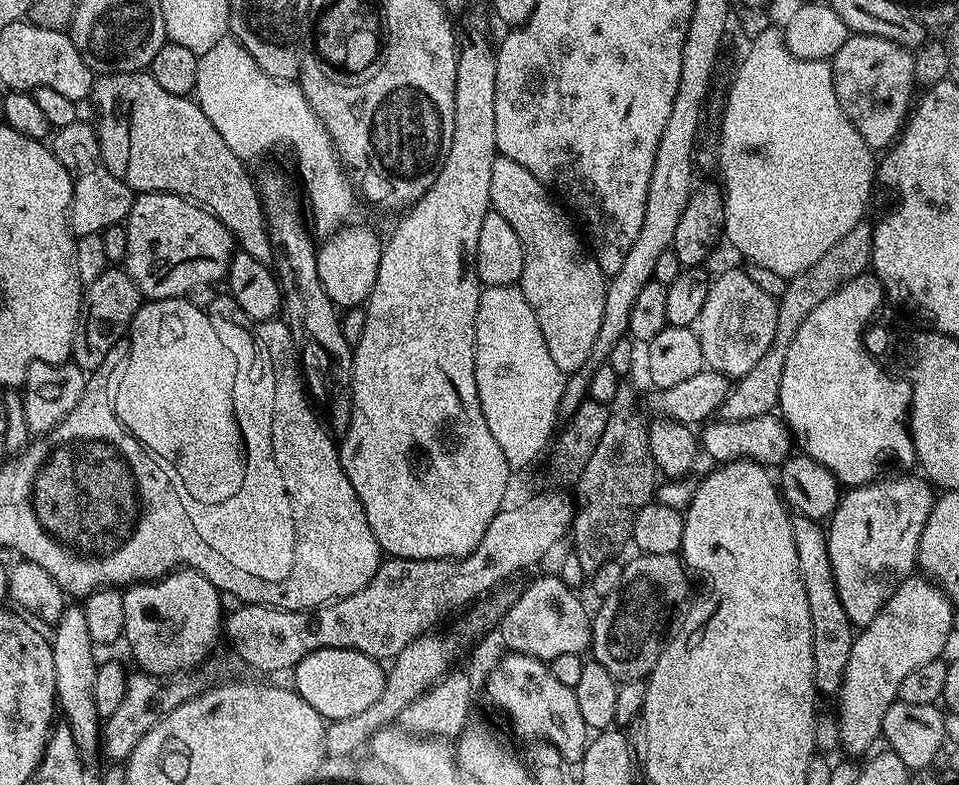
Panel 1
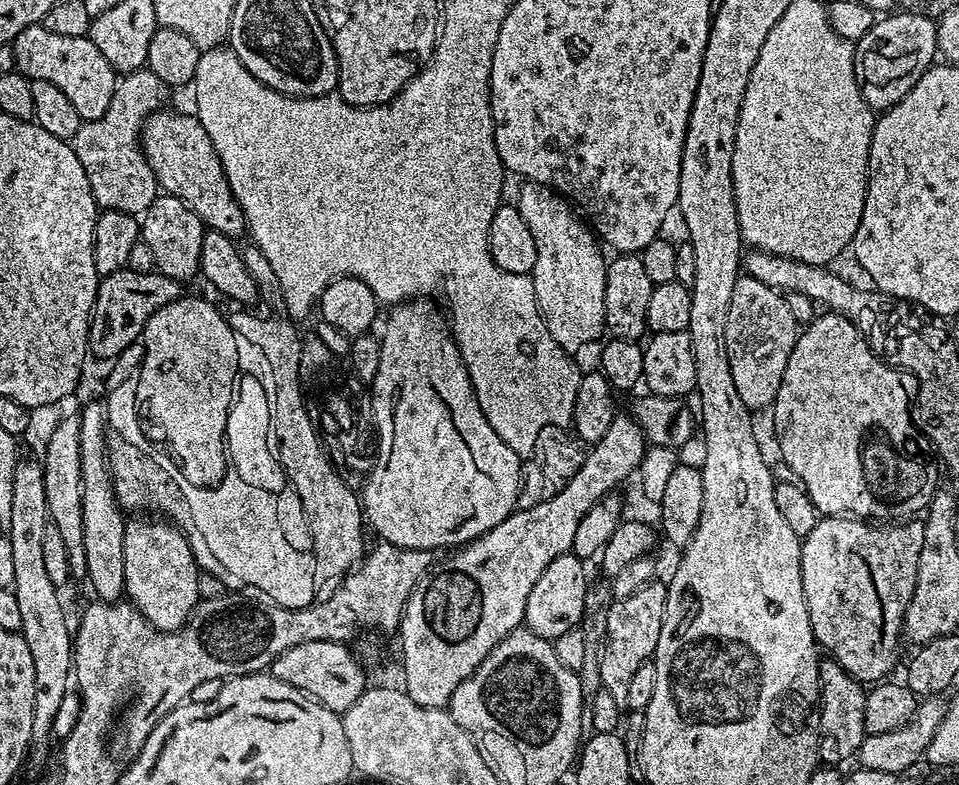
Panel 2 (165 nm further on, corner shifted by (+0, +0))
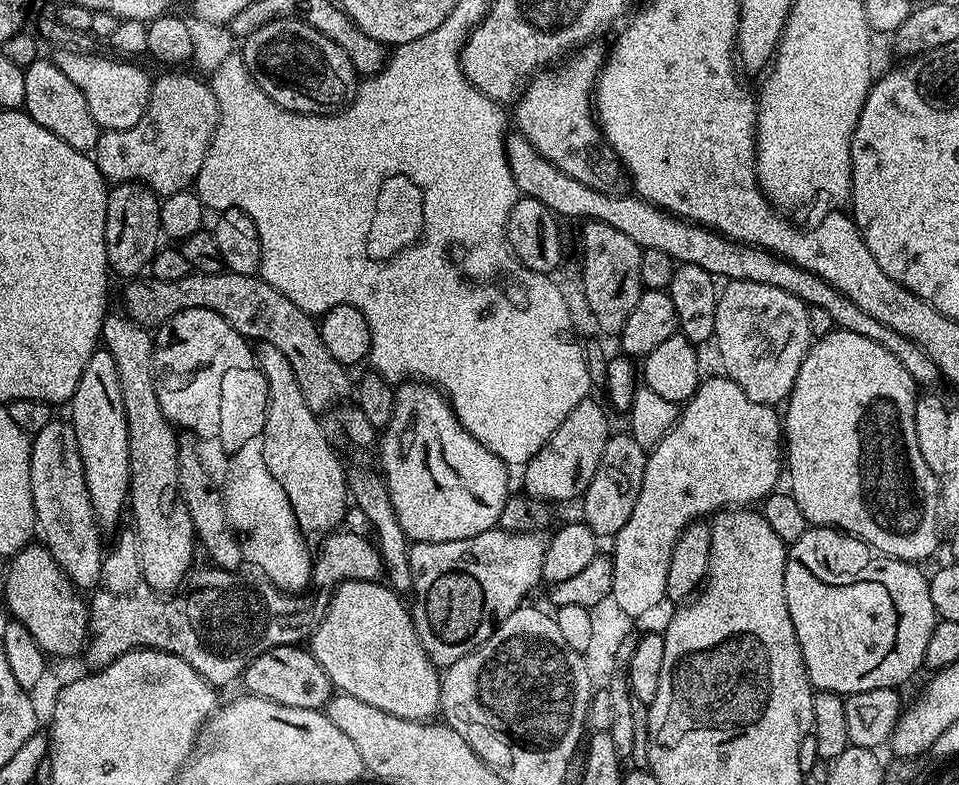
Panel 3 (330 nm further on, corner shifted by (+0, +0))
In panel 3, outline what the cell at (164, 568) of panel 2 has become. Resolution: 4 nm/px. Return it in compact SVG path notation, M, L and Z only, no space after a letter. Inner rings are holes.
M126 314L112 315L105 315L100 334L103 347L114 358L114 366L118 366L118 382L122 386L122 406L126 410L128 423L128 461L130 462L128 499L130 516L132 512L132 520L136 523L134 531L140 550L140 572L153 592L172 594L179 589L176 587L183 582L184 575L192 564L192 539L198 532L197 525L193 524L190 518L188 504L180 494L182 444L176 441L177 429L166 418L166 414L162 414L162 406L158 406L156 363L154 362L156 346L153 333L140 324L134 323Z

